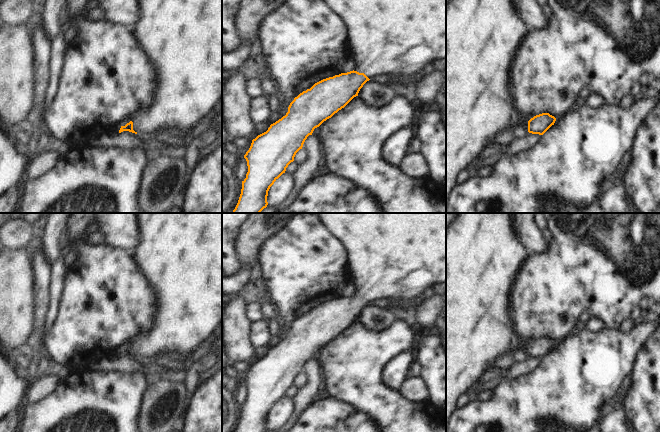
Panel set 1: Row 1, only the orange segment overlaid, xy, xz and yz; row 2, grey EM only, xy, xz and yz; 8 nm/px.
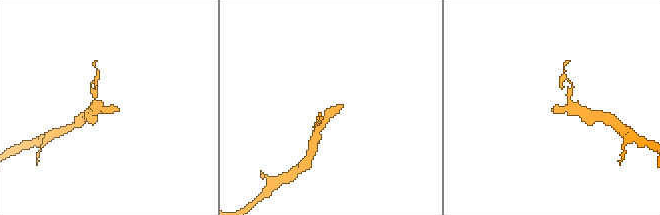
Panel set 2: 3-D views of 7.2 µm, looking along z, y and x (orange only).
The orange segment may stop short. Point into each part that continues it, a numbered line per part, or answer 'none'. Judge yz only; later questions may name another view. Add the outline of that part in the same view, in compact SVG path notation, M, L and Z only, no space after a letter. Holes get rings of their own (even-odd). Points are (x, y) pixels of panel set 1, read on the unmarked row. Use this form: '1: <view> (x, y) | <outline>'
1: yz (483, 252) | M458 213L446 229L446 429L450 416L457 409L459 398L483 375L488 367L494 366L496 360L505 354L528 355L528 345L523 344L514 332L509 319L508 293L514 283L519 269L526 262L528 251L517 236L513 213Z

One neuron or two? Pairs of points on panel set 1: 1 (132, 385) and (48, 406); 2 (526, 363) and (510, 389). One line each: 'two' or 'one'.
1: one
2: two

